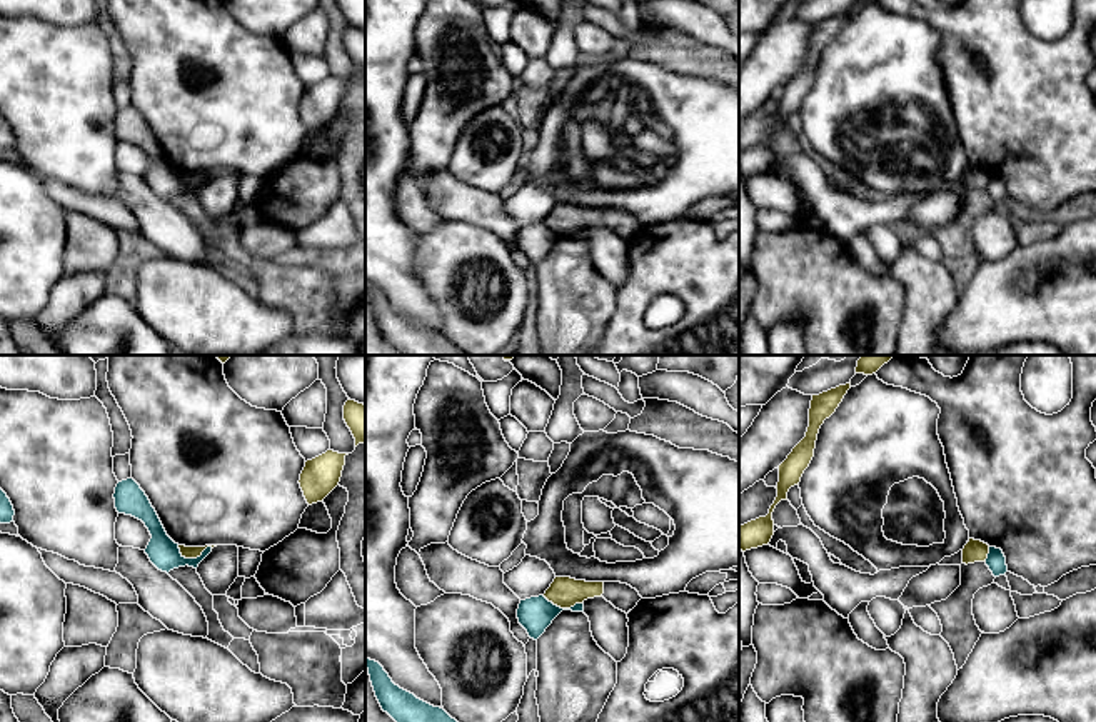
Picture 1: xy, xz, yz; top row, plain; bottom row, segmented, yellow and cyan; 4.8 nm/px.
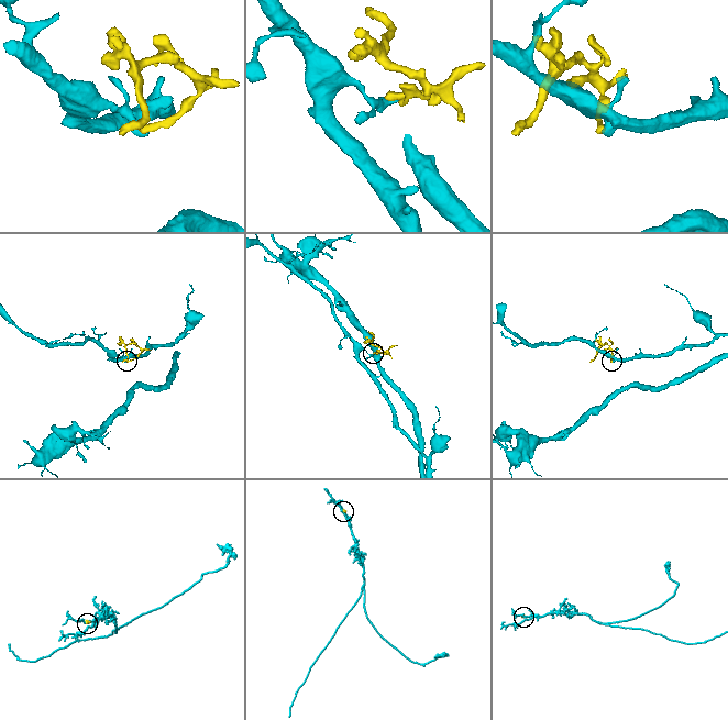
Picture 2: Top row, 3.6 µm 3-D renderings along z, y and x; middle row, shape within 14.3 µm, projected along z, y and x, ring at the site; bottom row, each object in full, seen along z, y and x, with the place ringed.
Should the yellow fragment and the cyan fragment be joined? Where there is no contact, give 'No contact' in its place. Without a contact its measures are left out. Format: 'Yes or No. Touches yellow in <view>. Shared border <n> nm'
No. Touches yellow in xy. Shared border 180 nm

